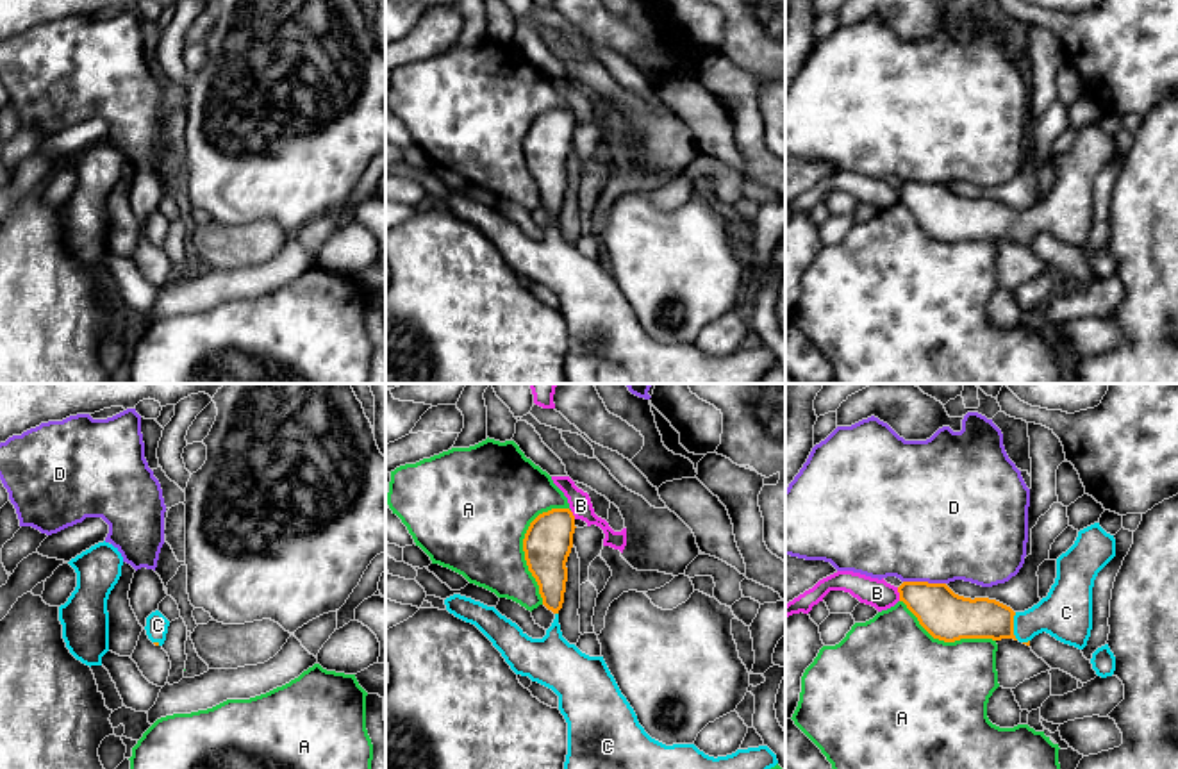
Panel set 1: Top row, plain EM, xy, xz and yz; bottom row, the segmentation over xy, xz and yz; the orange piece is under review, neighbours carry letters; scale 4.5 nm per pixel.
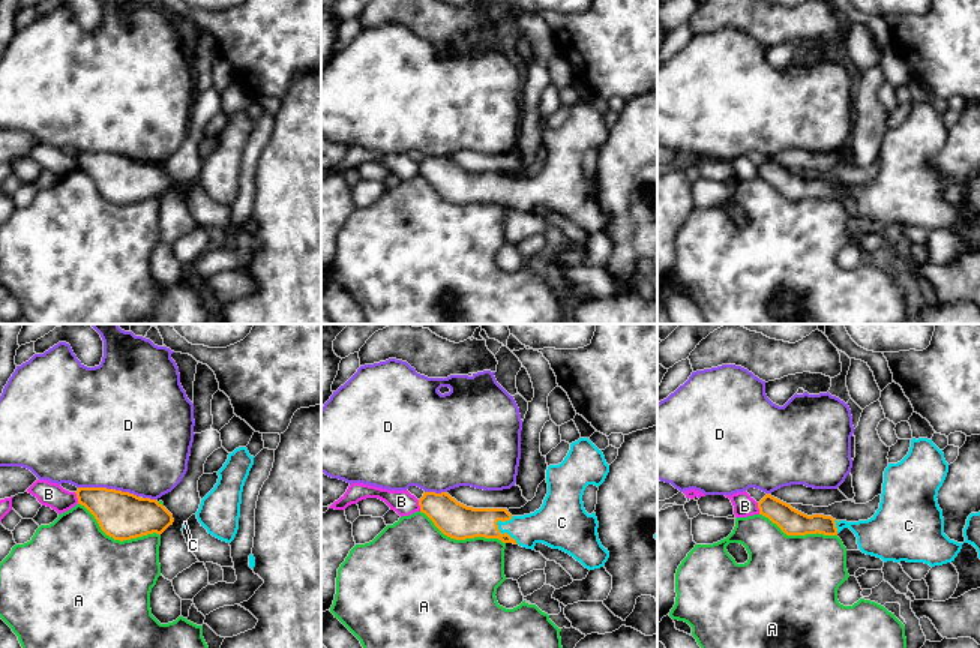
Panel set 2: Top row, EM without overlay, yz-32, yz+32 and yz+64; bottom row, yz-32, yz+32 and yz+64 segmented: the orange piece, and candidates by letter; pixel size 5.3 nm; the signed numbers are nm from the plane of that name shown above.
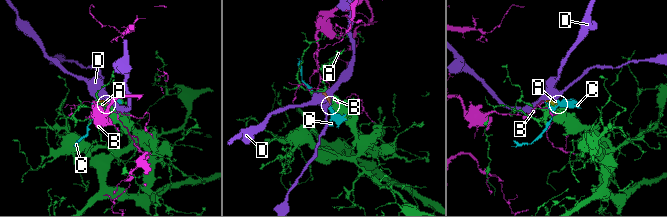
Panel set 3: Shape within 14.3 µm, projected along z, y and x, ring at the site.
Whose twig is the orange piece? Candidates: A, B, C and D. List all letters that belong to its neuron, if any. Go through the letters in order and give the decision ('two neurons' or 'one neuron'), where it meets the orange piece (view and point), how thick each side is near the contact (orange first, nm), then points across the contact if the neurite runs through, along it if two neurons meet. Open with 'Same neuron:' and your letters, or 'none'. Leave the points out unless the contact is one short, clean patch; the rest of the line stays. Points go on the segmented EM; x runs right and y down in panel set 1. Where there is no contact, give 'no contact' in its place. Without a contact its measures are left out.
Same neuron: C
A: two neurons; contact xz (523, 545); calibres 220 and 480 nm
B: two neurons; contact yz (900, 595); calibres 220 and 130 nm; border yz (896, 587), (900, 600)
C: one neuron; contact yz (1012, 627); calibres 190 and 240 nm; way yz (959, 618), (987, 618), (1012, 627), (1066, 612)
D: two neurons; contact yz (925, 582); calibres 220 and 500 nm

